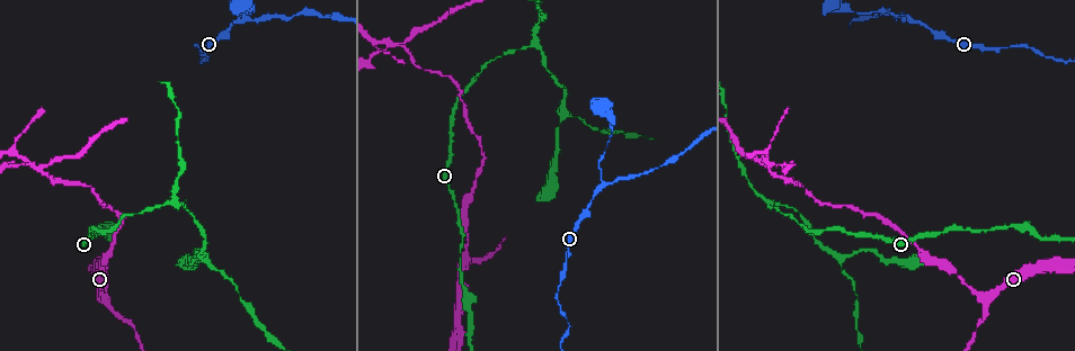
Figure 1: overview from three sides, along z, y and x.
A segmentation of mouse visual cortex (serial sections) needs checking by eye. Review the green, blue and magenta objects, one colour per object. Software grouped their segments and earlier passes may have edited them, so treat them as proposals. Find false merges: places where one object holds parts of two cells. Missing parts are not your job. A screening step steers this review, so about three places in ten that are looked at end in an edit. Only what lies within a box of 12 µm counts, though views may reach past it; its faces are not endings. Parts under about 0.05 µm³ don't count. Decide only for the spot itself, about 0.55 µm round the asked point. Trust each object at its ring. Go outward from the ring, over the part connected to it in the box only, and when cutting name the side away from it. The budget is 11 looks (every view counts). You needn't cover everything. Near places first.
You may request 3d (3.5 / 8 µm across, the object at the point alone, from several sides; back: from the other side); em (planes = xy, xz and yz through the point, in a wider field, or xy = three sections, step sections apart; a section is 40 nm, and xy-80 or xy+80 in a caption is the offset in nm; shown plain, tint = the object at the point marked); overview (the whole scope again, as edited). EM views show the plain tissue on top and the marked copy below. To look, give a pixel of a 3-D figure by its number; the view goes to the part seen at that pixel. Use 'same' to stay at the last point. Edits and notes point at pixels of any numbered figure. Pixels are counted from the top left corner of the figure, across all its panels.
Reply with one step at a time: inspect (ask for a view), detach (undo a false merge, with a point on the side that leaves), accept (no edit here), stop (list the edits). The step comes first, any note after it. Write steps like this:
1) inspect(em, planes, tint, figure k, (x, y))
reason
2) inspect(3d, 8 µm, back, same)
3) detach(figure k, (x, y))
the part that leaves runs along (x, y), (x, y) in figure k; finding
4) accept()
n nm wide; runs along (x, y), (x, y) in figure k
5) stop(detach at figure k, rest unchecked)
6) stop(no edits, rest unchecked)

inspect(3d, 8 µm, figure 1, (908, 21))
a fork

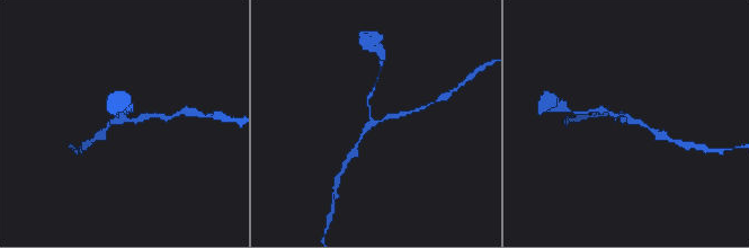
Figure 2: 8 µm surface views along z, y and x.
inspect(3d, 3.5 µm, figure 2, (374, 123))
zoom in

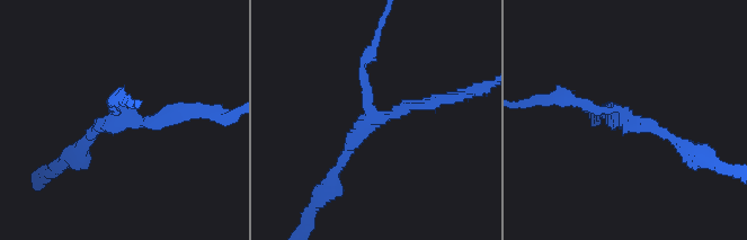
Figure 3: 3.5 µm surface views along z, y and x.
inspect(em, xy, step 2, tint, figure 3, (627, 118))
3 arms; arms of 150, 150, 200 nm

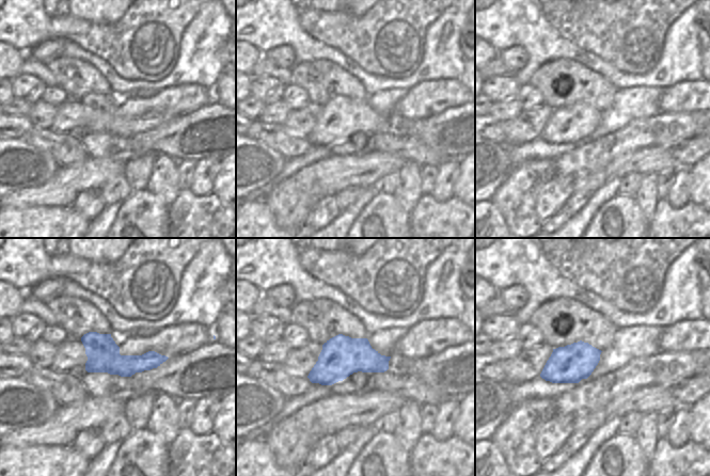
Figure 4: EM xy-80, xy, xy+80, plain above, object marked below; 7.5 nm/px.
accept()
all the same cell

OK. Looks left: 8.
inspect(3d, 8 µm, figure 1, (533, 43))
arms part here

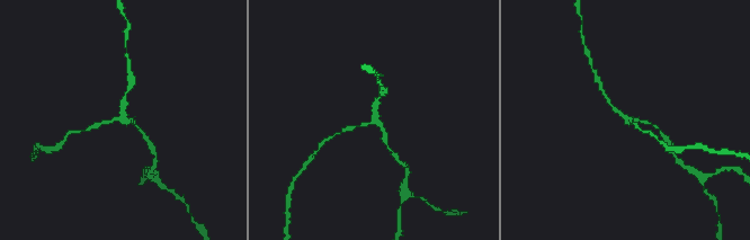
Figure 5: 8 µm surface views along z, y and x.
inspect(em, xy, step 5, tint, figure 5, (375, 119))
3 arms; arms of 150, 150, 200 nm; need the tissue

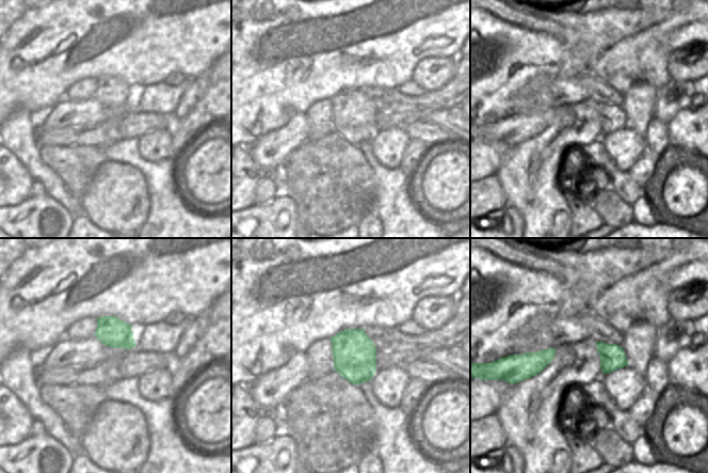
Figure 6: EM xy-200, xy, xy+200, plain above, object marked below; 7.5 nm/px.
accept()
320 nm wide; runs along (345, 130), (377, 121), (387, 147) in figure 5; all the same cell

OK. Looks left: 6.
inspect(3d, 8 µm, back, figure 1, (562, 116))
a fork

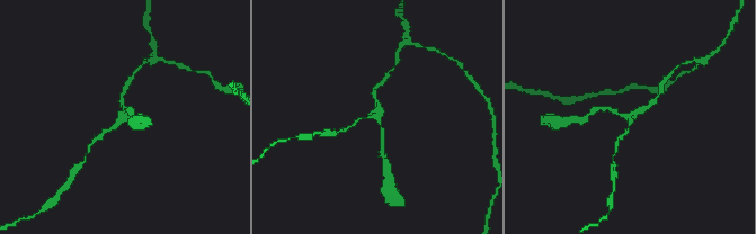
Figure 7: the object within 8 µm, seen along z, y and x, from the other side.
inspect(em, planes, tint, figure 7, (628, 117))
3 arms; arms of 150, 200, 200 nm; now the EM

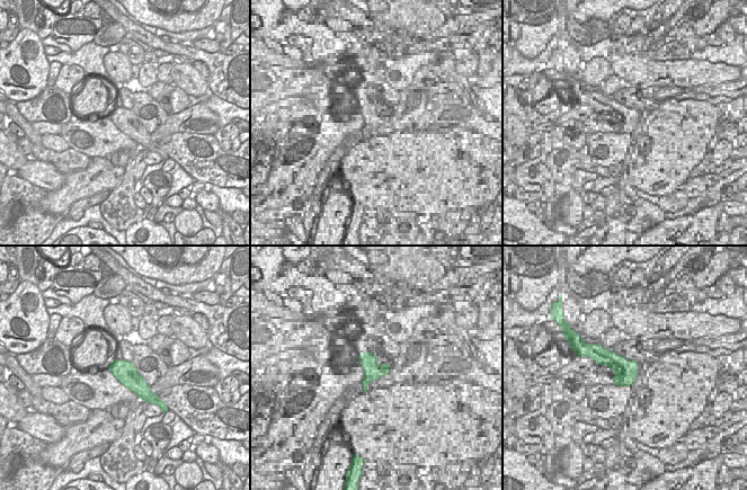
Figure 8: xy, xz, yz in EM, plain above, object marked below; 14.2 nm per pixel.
accept()
320 nm wide; runs along (655, 98), (630, 117), (601, 108) in figure 7; one cell here

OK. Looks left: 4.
inspect(3d, 8 µm, figure 1, (463, 260))
arms part here

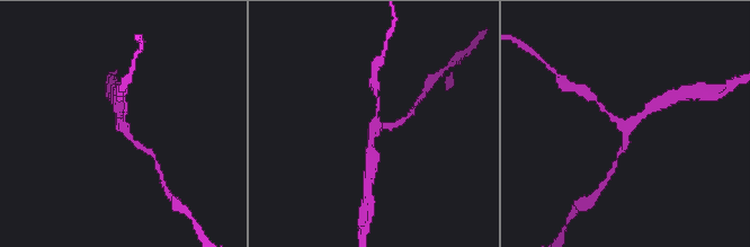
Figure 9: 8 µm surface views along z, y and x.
inspect(3d, 3.5 µm, figure 9, (372, 128))
zoom in

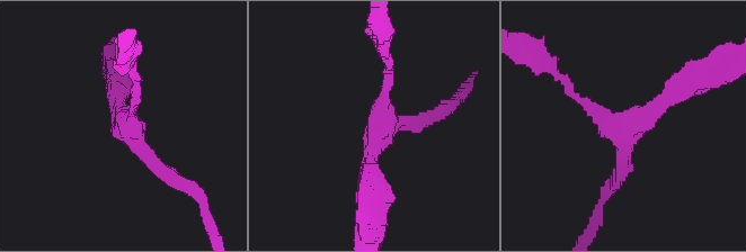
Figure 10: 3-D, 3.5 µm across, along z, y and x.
inspect(em, xy, step 3, tint, figure 10, (379, 125))
3 arms; arms of 150, 200, 300 nm

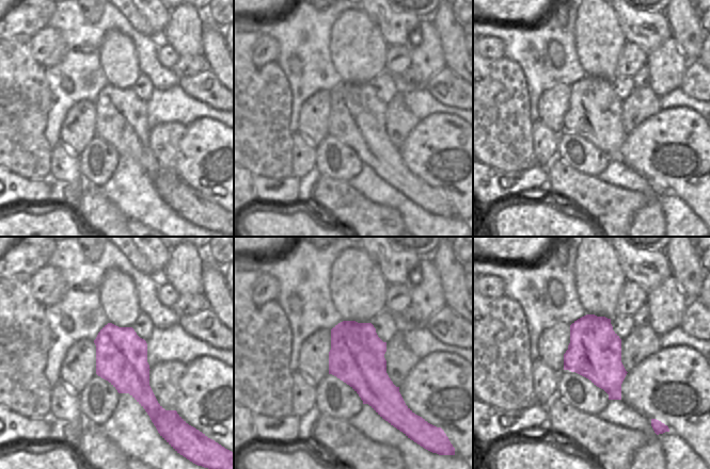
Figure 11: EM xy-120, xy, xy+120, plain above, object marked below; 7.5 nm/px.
accept()
runs along (370, 185), (370, 153), (390, 66) in figure 10; continuous, no second cell

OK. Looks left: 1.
stop(no edits, rest unchecked)

